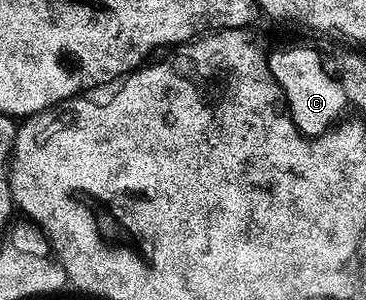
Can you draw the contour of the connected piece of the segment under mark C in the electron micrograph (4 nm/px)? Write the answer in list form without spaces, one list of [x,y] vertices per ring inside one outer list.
[[[290,44],[271,49],[268,65],[283,91],[288,115],[304,136],[323,136],[349,109],[347,94],[335,75],[328,74],[319,52],[306,44]]]

